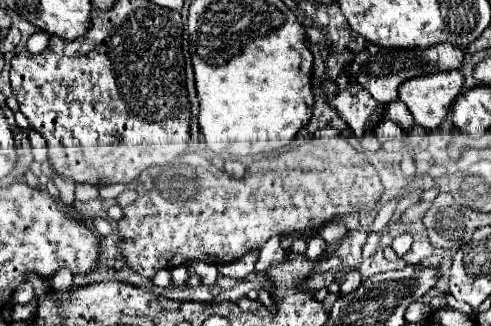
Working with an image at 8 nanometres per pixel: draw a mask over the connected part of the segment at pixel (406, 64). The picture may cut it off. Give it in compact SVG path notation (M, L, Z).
M368 44L360 54L350 64L348 76L364 86L372 94L372 98L380 104L390 104L392 100L398 98L398 86L414 76L422 74L432 74L432 72L442 72L442 70L454 70L460 66L464 54L458 46L454 44L440 44L440 46L430 46L430 48L416 48L416 50L400 50L400 48L380 48L376 44Z

